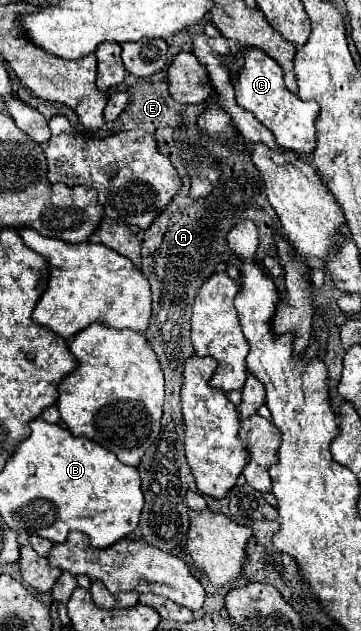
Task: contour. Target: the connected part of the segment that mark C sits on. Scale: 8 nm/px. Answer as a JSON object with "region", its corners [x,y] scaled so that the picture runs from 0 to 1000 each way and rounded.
{"region":[[[690,74],[673,81],[679,103],[662,109],[657,125],[645,132],[657,163],[695,176],[740,204],[756,208],[762,223],[773,233],[823,239],[823,242],[861,242],[873,236],[873,195],[884,185],[884,166],[873,160],[834,160],[812,151],[784,132],[784,109],[762,94],[751,94],[734,81],[712,74]]]}

